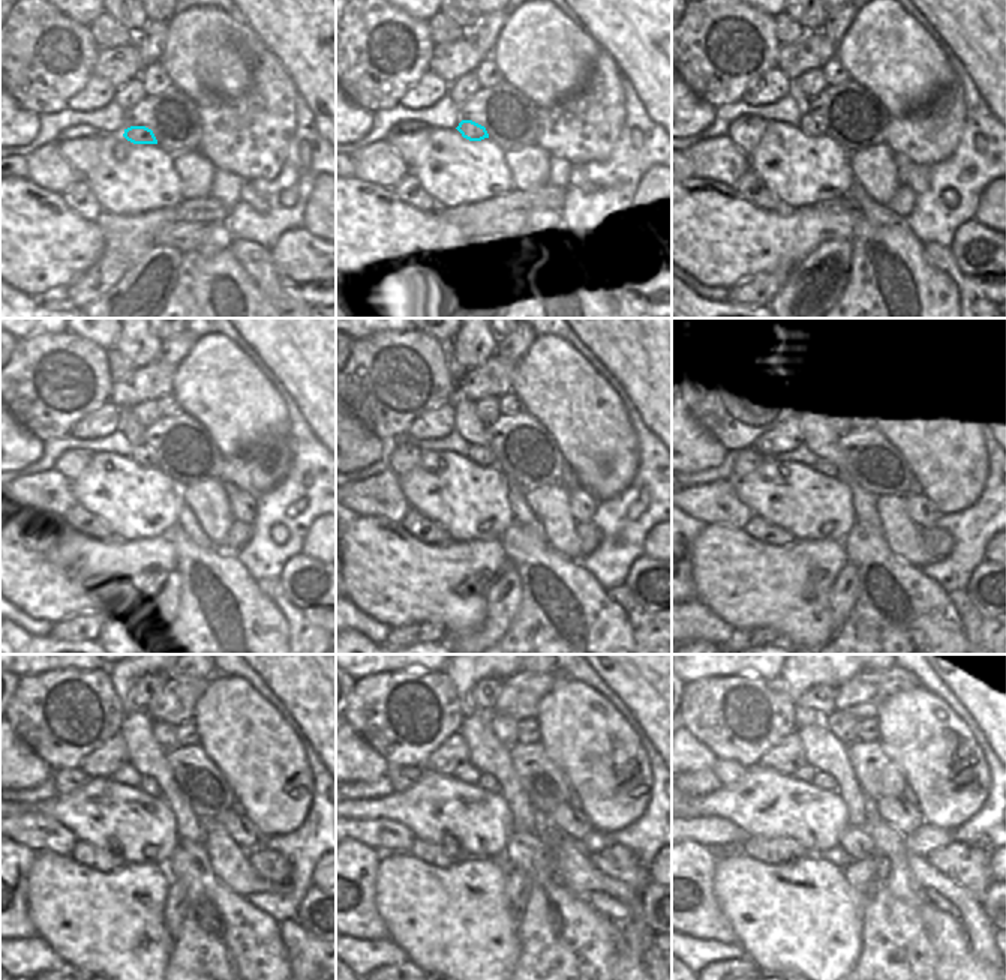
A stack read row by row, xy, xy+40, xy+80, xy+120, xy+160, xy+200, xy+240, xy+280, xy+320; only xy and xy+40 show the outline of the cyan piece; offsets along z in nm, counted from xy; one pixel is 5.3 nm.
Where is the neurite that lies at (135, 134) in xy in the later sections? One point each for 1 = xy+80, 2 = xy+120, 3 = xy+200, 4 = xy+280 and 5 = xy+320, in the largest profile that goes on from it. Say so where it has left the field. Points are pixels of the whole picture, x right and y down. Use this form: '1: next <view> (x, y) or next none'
1: next xy+80 (813, 125)
2: next xy+120 (144, 455)
3: next xy+200 (817, 450)
4: next xy+280 (488, 782)
5: next xy+320 (823, 781)

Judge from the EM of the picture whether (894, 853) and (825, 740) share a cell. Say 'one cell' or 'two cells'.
two cells

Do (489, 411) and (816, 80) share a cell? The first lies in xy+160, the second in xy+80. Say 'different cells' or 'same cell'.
same cell

